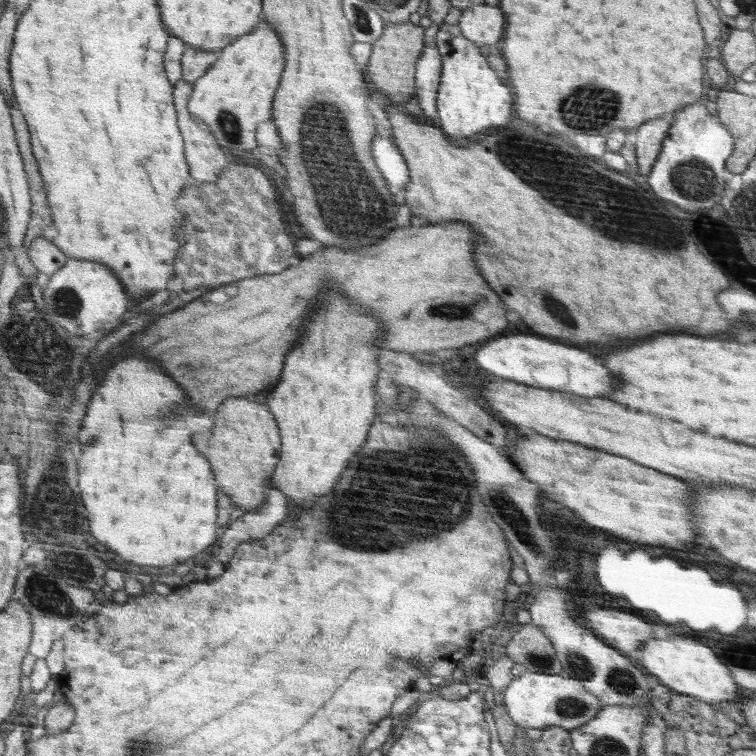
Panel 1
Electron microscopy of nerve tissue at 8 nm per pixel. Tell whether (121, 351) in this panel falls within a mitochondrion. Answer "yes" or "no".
no

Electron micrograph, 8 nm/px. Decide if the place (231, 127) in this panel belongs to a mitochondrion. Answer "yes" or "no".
yes

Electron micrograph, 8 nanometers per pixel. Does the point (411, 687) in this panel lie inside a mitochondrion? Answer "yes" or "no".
no

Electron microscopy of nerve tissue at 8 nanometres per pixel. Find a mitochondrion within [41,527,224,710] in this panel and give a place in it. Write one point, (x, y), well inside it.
(73, 564)

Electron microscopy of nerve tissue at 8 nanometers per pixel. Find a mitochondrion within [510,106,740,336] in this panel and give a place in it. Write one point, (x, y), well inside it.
(695, 179)

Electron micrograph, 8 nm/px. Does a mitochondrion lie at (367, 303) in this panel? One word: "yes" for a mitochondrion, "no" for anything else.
no

